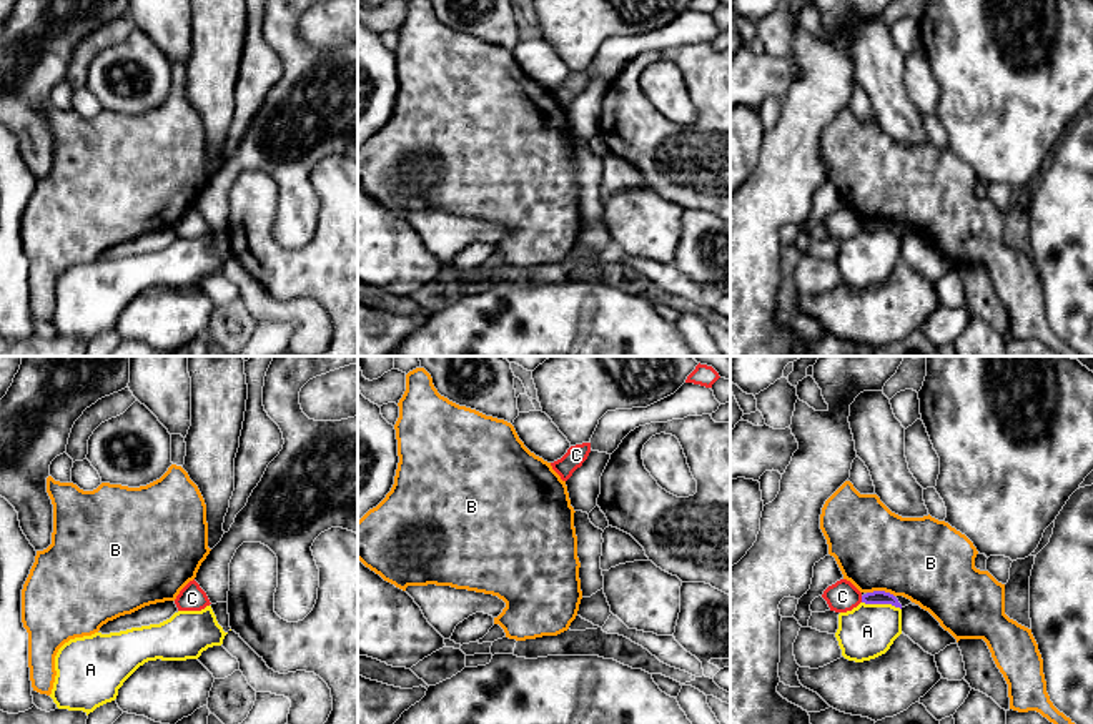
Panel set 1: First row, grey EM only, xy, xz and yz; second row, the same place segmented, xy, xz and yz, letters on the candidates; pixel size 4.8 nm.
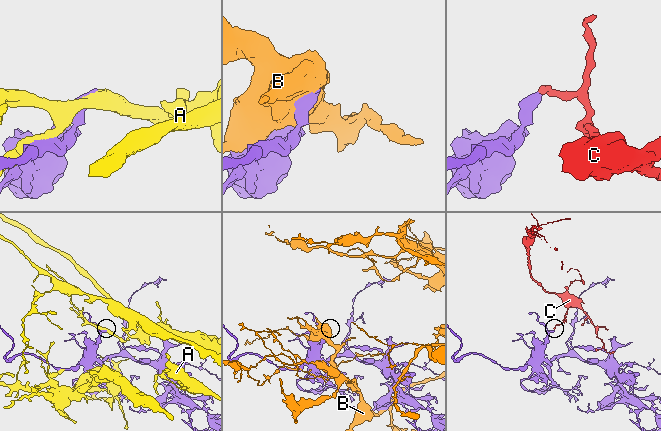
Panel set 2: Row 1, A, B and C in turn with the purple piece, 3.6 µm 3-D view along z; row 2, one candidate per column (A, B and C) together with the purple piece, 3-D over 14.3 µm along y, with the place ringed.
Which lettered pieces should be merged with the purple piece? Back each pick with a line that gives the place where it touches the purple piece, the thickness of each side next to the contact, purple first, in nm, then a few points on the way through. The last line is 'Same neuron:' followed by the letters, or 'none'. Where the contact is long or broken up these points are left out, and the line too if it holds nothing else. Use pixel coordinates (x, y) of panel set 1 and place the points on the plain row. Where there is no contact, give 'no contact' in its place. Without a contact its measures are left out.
Same neuron: none

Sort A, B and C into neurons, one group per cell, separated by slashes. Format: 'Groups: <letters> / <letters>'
Groups: A / B / C

